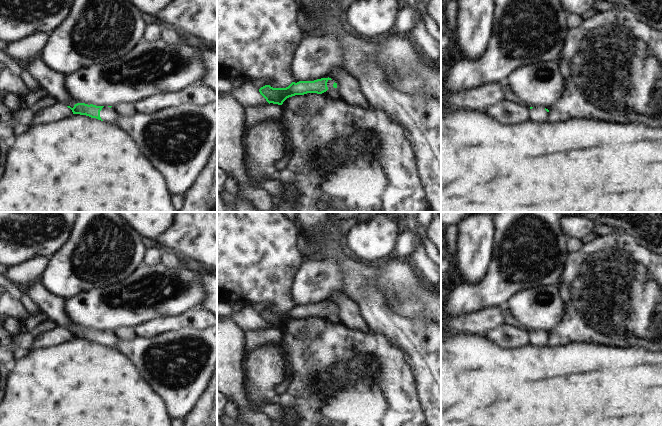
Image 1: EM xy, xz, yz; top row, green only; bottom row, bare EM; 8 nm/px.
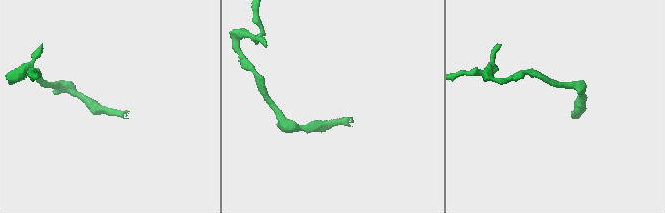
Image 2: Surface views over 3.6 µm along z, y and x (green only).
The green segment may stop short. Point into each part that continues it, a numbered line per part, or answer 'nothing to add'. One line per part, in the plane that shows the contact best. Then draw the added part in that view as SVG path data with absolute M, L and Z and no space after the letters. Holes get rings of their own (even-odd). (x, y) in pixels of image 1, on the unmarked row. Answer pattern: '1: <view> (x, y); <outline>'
1: xy (107, 338); M104 330L100 335L100 341L103 345L113 348L118 339L112 331Z

